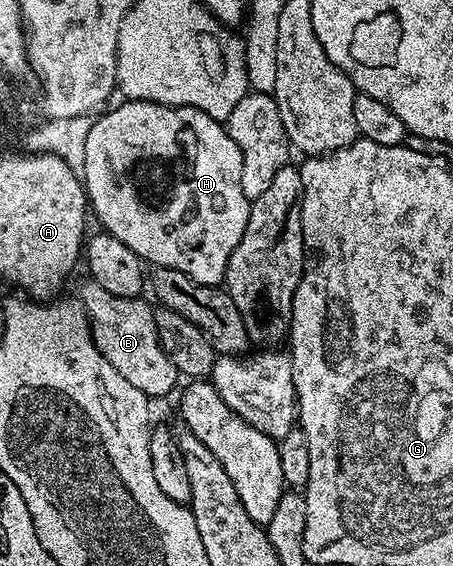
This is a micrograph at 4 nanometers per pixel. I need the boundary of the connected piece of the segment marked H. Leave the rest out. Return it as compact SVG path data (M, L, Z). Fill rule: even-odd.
M126 100L115 106L111 112L103 111L102 117L95 119L88 131L88 140L84 149L84 168L80 175L84 181L86 198L89 207L98 215L98 220L103 229L110 235L120 238L128 250L138 255L139 260L154 268L171 268L180 270L180 274L188 274L201 284L221 285L226 279L228 258L232 258L232 250L244 238L244 226L248 226L250 201L244 198L244 190L240 190L240 146L232 142L230 133L226 131L223 121L214 120L195 108L173 108L167 104L157 104L147 100Z

